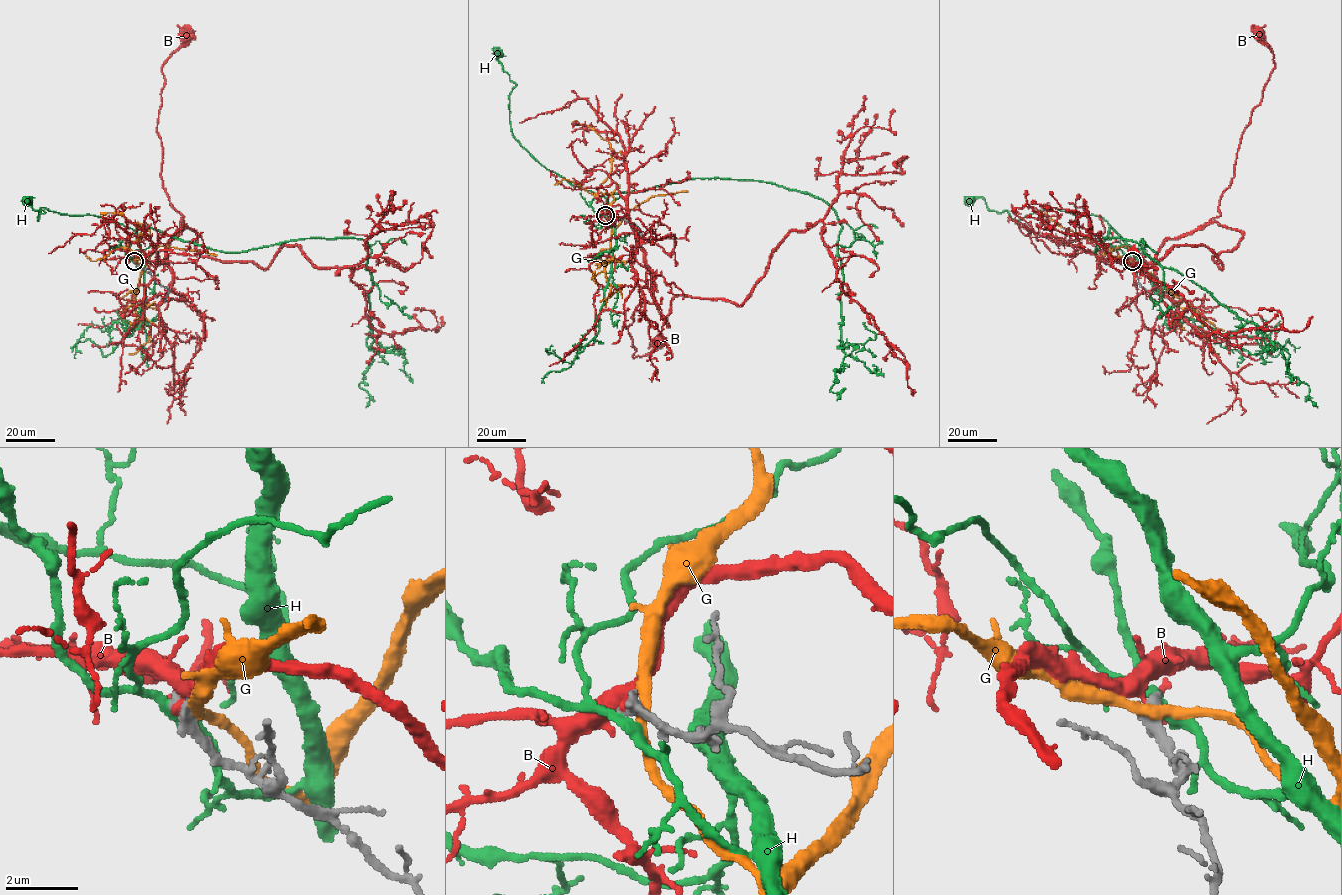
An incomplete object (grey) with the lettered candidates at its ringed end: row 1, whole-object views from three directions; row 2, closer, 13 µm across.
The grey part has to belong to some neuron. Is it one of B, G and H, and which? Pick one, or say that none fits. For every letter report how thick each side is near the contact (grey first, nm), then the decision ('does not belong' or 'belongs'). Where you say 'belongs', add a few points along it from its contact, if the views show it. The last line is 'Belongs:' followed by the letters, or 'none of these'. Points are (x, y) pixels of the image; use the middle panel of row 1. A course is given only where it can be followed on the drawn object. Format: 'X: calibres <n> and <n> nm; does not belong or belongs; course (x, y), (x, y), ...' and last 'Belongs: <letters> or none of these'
B: calibres 440 and 260 nm; does not belong
G: calibres 480 and 280 nm; does not belong
H: calibres 460 and 320 nm; does not belong
Belongs: none of these

